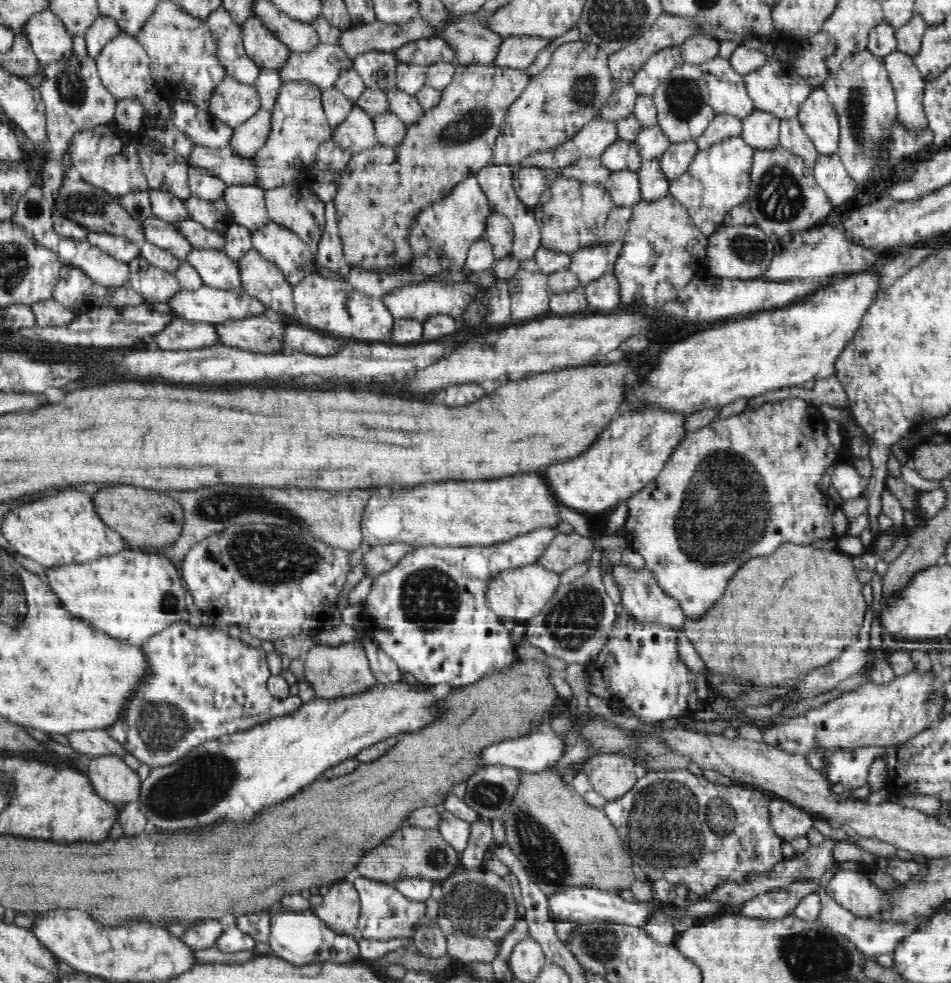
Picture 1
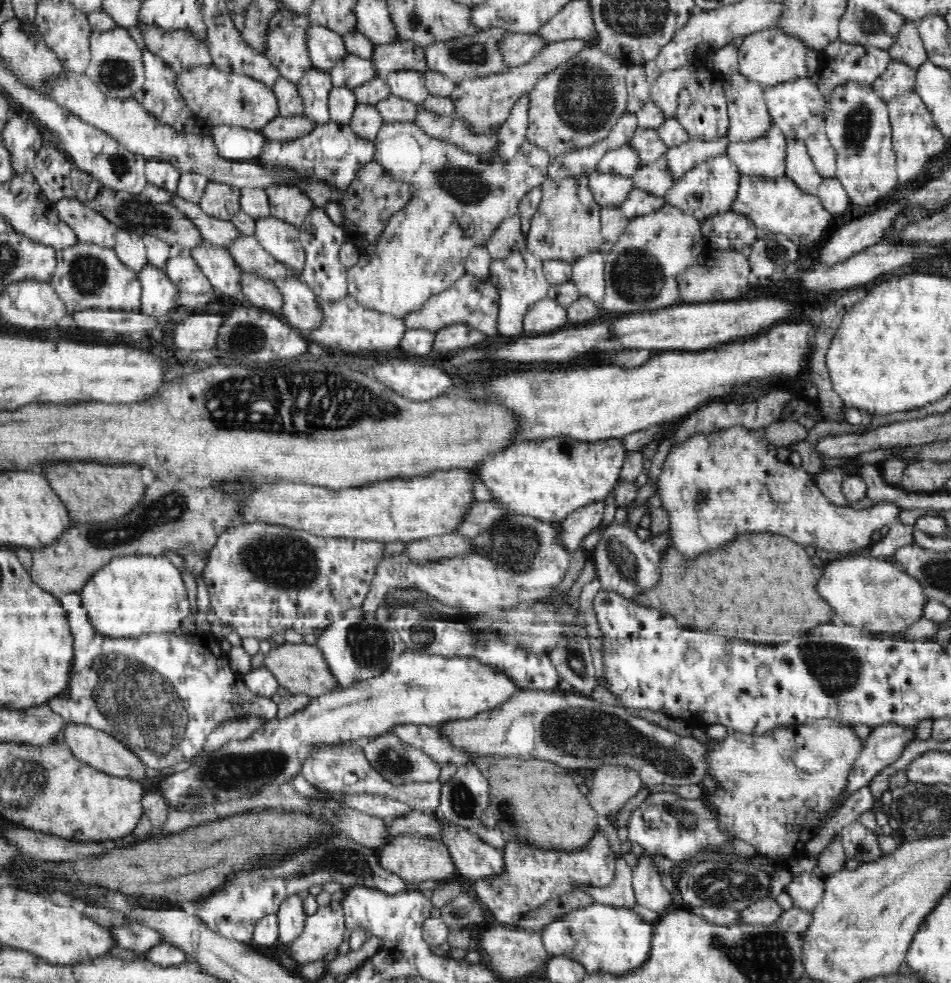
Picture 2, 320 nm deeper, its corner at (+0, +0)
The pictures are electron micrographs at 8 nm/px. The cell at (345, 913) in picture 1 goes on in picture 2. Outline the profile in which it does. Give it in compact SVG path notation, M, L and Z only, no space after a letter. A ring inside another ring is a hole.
M330 901L328 906L318 908L313 916L307 916L305 927L301 932L300 938L288 946L287 953L298 964L303 966L308 962L316 962L326 958L326 954L339 948L339 945L344 940L344 930L346 926L344 917L344 910L341 901Z

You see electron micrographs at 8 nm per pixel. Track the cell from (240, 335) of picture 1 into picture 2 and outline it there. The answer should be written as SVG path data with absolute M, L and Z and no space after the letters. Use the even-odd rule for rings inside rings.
M205 312L190 315L172 329L173 344L180 350L212 350L223 321L222 316Z

